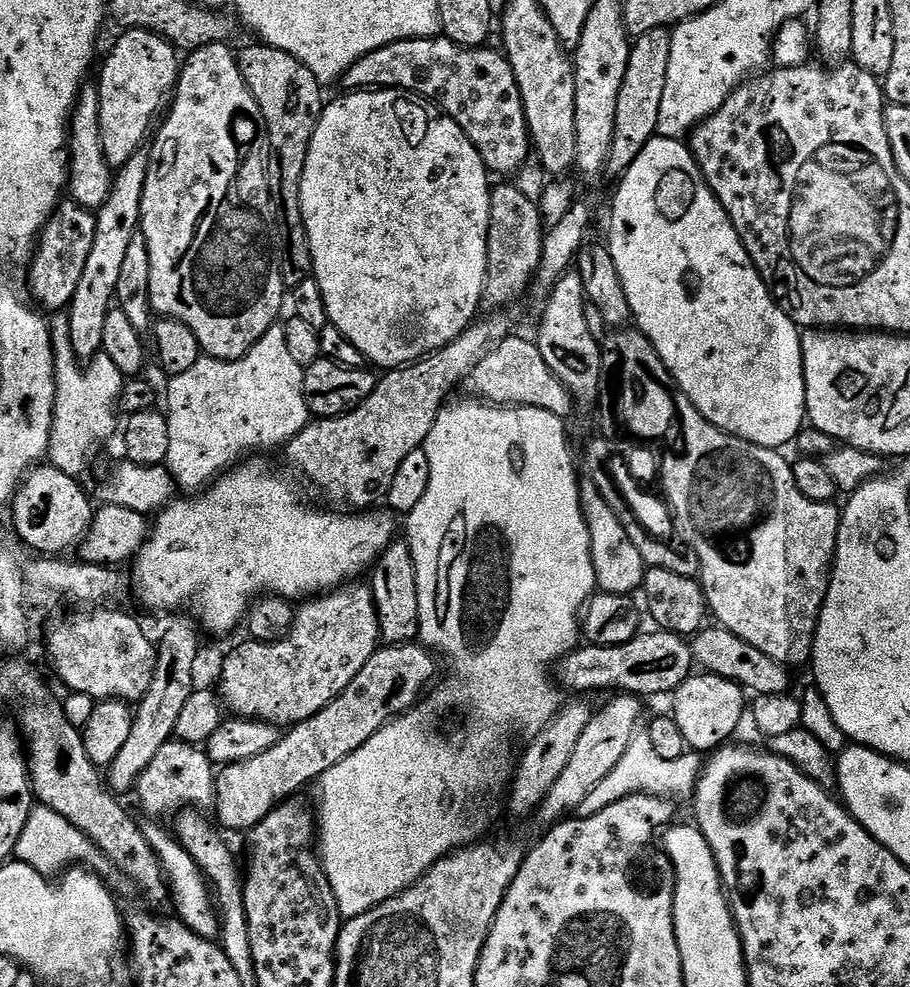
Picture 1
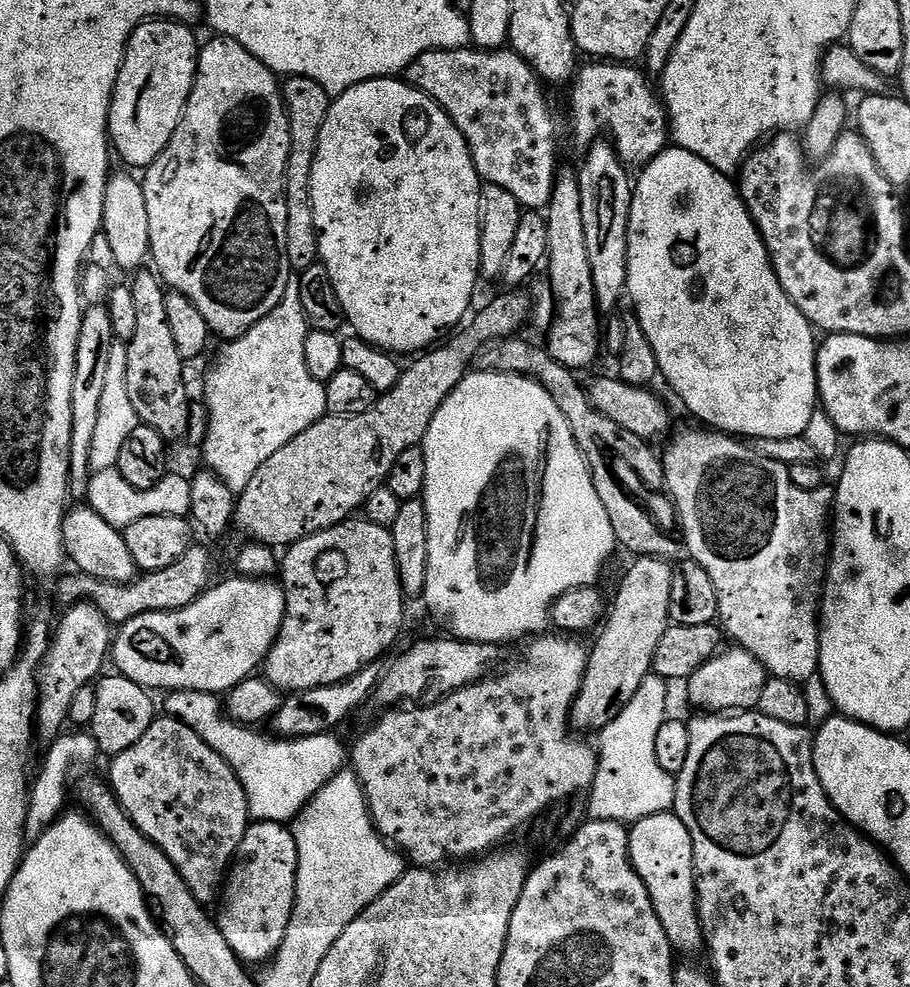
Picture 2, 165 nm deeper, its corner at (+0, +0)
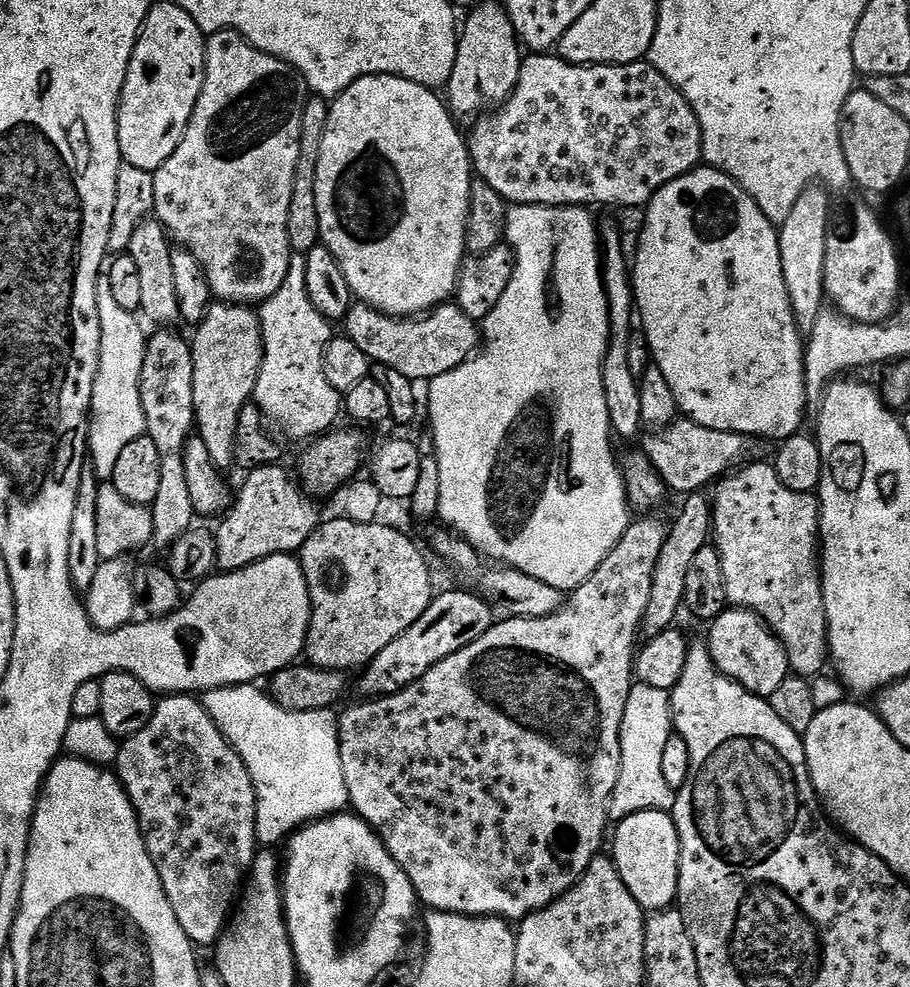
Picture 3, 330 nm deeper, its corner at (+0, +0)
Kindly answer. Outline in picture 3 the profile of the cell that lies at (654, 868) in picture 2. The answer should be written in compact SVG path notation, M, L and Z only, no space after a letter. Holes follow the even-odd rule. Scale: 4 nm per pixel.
M639 812L627 816L615 825L616 837L611 837L610 858L616 863L626 890L634 894L634 902L649 913L671 909L676 904L680 873L680 839L676 823L668 812Z

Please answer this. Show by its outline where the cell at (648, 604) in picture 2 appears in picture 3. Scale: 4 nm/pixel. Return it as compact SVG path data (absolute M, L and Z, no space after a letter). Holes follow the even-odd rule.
M692 494L680 508L680 517L672 522L668 538L658 554L658 566L654 570L654 586L650 590L650 602L646 606L642 632L645 637L657 636L677 623L676 615L682 612L686 574L702 546L710 543L712 536L712 500L704 494Z

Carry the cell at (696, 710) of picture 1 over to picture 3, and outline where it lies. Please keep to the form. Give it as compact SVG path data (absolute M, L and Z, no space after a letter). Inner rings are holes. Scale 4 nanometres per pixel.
M729 607L717 620L711 621L706 637L716 669L734 682L738 682L750 694L770 698L778 686L790 674L788 655L784 644L772 633L771 628L746 608Z

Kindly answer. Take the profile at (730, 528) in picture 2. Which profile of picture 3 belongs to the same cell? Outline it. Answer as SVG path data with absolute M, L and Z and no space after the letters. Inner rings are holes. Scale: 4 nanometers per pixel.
M768 462L749 463L725 475L715 488L712 536L726 574L729 605L755 612L783 642L789 669L795 675L813 678L830 664L822 560L818 555L819 499L810 492L786 490Z

